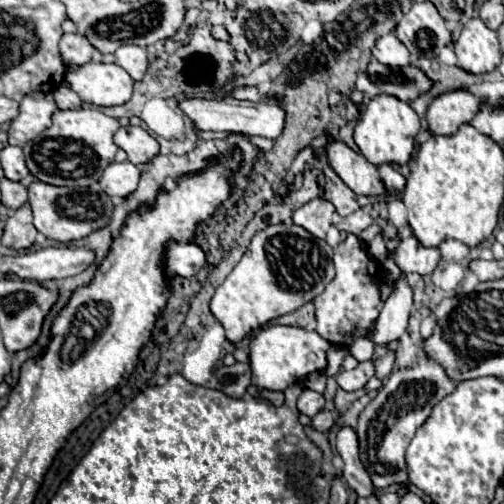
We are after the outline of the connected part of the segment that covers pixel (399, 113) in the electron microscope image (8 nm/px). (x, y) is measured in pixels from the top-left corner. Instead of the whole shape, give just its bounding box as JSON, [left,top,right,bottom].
[353,95,419,165]

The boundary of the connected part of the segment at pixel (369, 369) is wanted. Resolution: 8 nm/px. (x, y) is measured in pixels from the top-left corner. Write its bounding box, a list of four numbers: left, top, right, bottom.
[337,361,375,391]

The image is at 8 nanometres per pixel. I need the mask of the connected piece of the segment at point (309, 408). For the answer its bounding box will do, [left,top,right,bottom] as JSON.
[297,389,325,417]

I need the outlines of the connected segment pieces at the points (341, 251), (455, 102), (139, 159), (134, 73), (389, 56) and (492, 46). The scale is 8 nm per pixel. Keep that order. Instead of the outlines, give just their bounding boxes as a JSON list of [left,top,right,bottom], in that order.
[[313,235,383,347],[427,89,485,135],[113,125,159,165],[115,45,147,81],[373,33,409,67],[455,19,501,73]]

